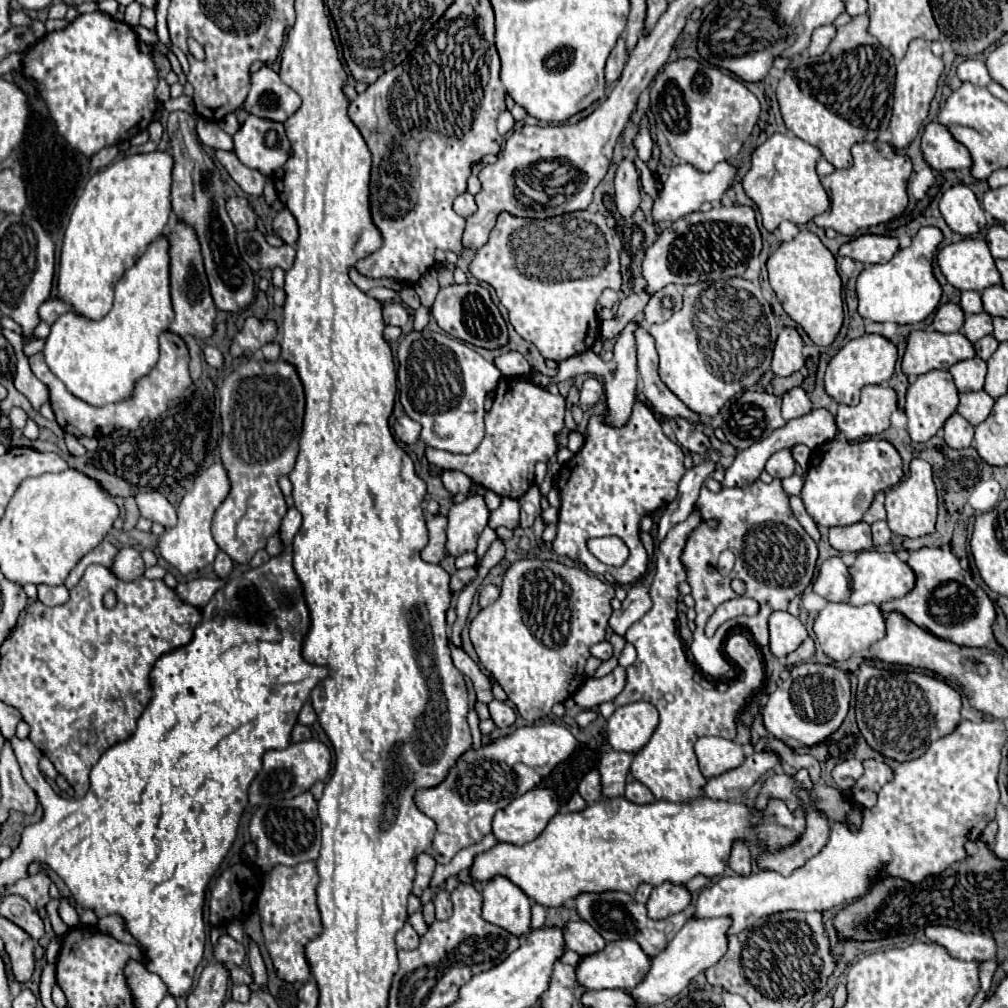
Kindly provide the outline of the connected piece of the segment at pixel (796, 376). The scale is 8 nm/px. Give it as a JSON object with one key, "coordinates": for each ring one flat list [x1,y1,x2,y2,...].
{"coordinates":[[797,371,793,375,789,375,789,377,773,377,767,391,773,393,773,395,785,395,789,389,793,389,793,387,797,387,801,383,803,383,803,375]]}

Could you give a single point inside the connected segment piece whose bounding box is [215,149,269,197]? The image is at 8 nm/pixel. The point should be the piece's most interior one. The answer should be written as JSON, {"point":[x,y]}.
{"point":[253,182]}

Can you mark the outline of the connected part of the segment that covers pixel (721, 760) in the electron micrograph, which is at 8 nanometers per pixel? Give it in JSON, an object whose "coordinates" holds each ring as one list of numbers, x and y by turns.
{"coordinates":[[699,737,695,743,695,753,701,773,707,779,727,773,729,769,735,769,737,765,741,765,741,761,745,761,743,747,723,737]]}

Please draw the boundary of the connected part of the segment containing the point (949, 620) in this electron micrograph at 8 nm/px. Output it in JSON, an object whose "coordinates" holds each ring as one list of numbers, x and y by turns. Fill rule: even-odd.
{"coordinates":[[923,547,909,553,907,565,917,575,915,587,905,597,883,603,883,613,899,611,915,625,921,625,929,633,953,641,955,645,989,647,995,643,995,635,991,629,997,619,995,605,979,585,965,585,965,571,961,569,959,559,951,551,943,551,939,547]]}

